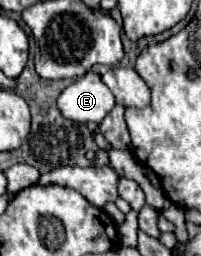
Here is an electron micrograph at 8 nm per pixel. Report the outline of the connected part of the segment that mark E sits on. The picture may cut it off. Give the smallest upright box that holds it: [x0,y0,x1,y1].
[59,72,115,124]

